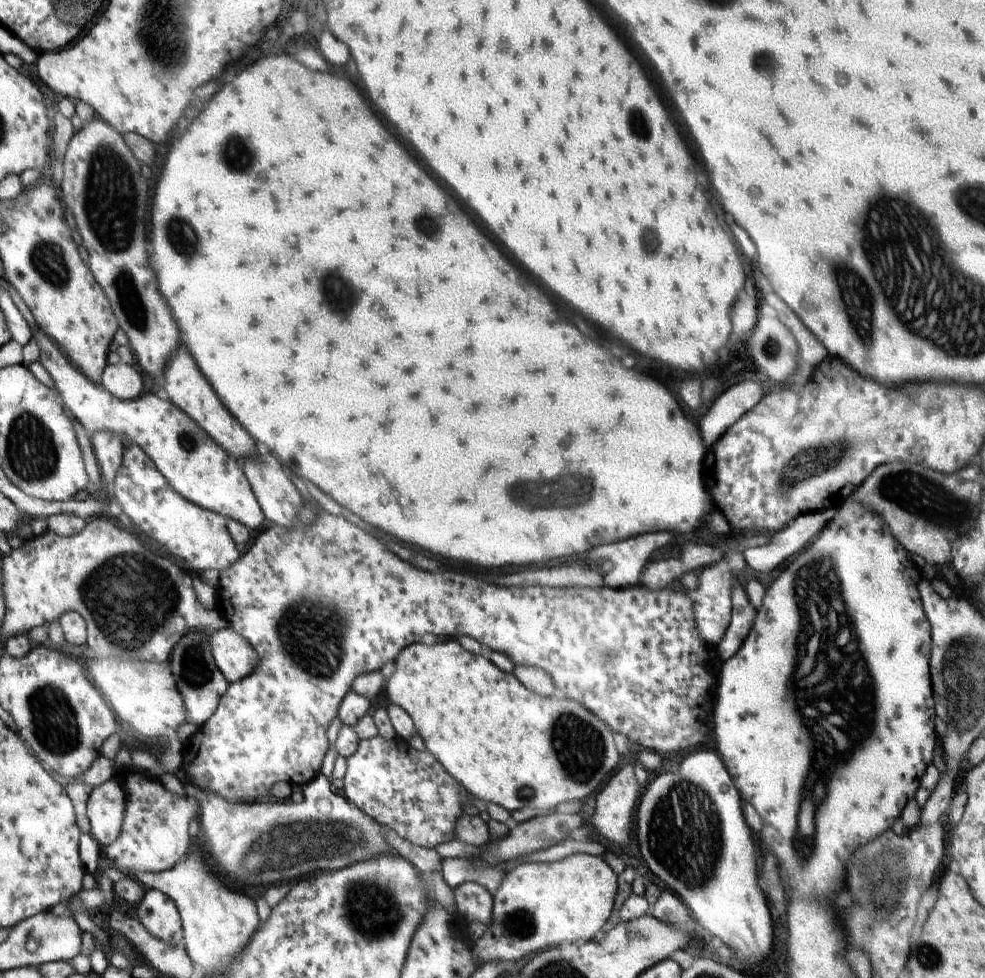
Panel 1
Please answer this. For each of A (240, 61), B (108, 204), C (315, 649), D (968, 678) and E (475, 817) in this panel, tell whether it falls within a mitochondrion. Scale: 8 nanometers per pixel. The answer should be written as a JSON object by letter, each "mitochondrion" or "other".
{"A":"other","B":"mitochondrion","C":"mitochondrion","D":"mitochondrion","E":"other"}

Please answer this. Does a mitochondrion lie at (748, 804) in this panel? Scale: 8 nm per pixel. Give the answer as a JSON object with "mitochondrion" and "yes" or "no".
{"mitochondrion":"no"}

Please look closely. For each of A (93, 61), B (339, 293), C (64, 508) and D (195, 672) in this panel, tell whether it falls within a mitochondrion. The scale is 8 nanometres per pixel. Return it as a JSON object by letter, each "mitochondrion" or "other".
{"A":"other","B":"mitochondrion","C":"other","D":"mitochondrion"}

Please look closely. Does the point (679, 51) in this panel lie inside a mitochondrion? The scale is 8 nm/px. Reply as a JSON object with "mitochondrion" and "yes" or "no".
{"mitochondrion":"no"}

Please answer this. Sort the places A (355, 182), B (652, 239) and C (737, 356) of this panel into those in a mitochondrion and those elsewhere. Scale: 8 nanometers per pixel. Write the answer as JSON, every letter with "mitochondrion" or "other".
{"A":"other","B":"mitochondrion","C":"other"}

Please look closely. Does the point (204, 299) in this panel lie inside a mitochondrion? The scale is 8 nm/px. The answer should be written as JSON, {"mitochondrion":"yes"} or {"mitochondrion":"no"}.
{"mitochondrion":"no"}

